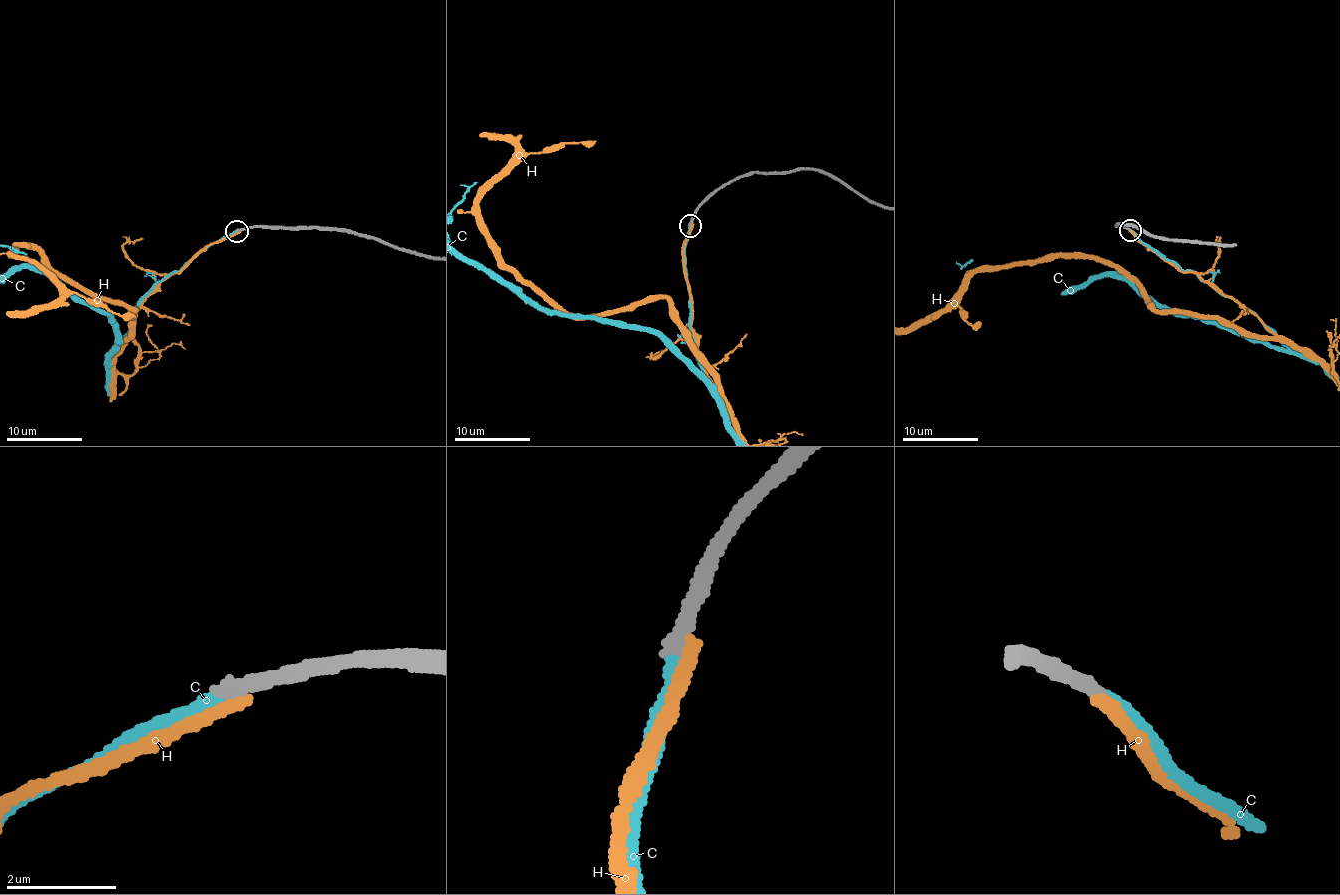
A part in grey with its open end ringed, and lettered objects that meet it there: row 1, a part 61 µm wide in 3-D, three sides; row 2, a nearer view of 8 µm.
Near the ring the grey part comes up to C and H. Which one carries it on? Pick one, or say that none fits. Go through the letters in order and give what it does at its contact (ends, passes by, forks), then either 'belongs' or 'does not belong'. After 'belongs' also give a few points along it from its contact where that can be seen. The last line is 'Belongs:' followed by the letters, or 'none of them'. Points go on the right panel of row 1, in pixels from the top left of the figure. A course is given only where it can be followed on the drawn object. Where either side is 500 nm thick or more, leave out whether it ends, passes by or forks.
C: it ends there; belongs
H: it ends there; does not belong
Belongs: C

